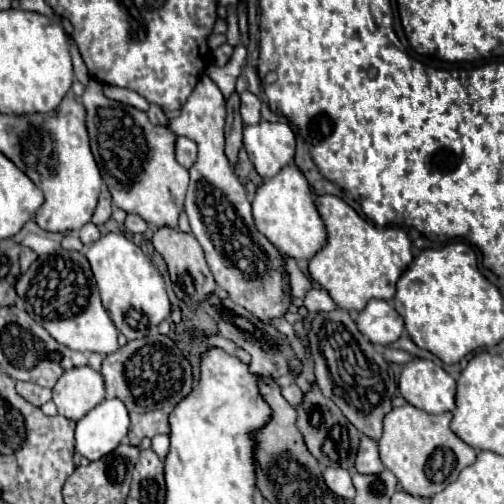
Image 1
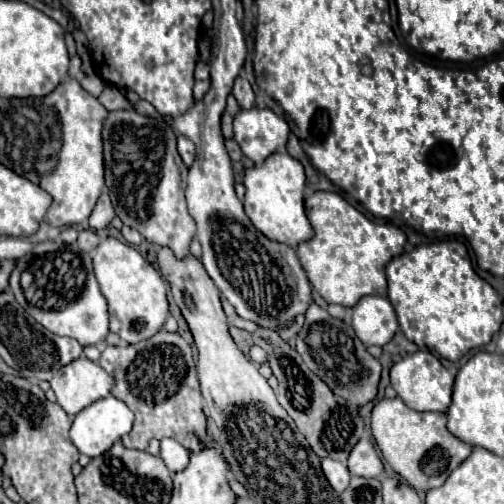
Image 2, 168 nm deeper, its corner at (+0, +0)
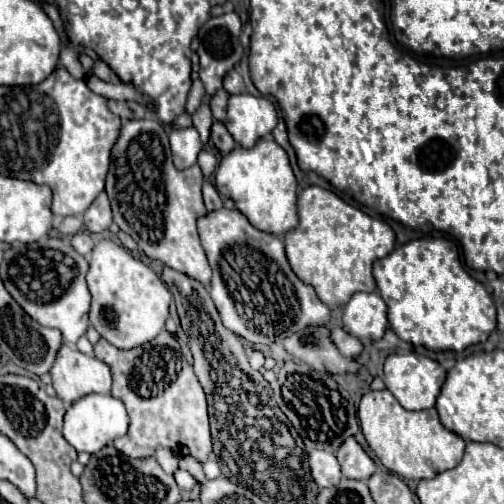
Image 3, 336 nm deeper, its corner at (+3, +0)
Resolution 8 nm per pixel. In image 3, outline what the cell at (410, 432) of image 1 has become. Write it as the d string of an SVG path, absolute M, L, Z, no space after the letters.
M368 391L358 407L358 419L362 433L374 451L374 455L380 459L380 463L412 481L420 479L432 479L438 473L452 469L458 465L458 461L464 455L464 439L452 431L448 431L440 419L436 409L424 409L424 411L406 411L402 405L398 405L396 397L390 391Z

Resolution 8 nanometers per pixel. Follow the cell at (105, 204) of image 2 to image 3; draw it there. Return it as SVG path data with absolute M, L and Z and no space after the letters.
M102 191L94 199L94 203L88 207L88 211L84 211L84 225L90 233L100 233L100 231L108 229L110 223L112 223L110 201L108 201L108 195Z

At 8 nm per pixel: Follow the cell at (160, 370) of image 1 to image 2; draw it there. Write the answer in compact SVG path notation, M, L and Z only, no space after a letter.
M159 331L157 335L153 335L147 341L129 345L129 343L121 343L117 347L107 345L105 351L101 353L99 365L113 377L113 389L111 393L121 399L133 413L135 413L135 421L133 421L133 429L129 431L129 435L123 439L123 445L129 449L147 449L149 439L163 439L163 437L171 437L175 441L179 441L183 447L199 451L203 447L205 441L205 415L203 415L203 397L199 391L199 381L197 381L197 373L195 373L195 361L193 361L193 353L191 347L181 339L179 333L167 333L167 331Z

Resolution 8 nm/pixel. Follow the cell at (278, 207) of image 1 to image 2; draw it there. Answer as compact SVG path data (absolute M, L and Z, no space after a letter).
M285 149L275 151L269 159L265 159L263 165L245 169L243 183L247 187L245 213L267 239L287 243L289 247L297 247L299 243L303 243L303 239L311 239L311 223L307 223L303 207L305 171L303 165Z

